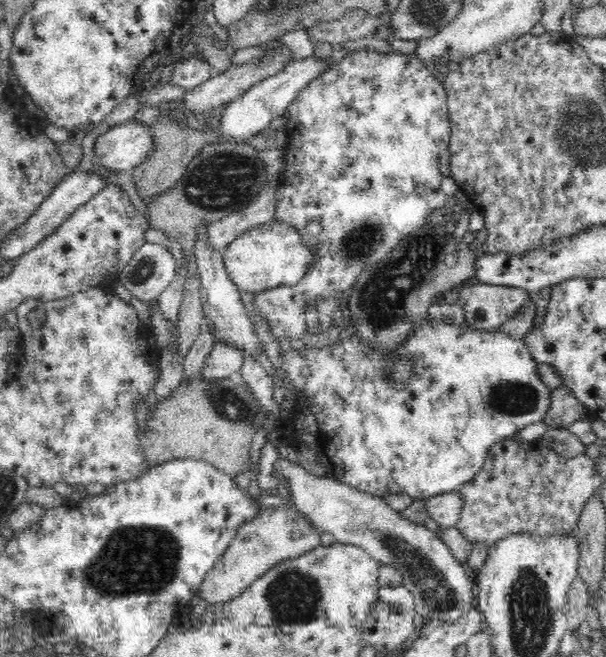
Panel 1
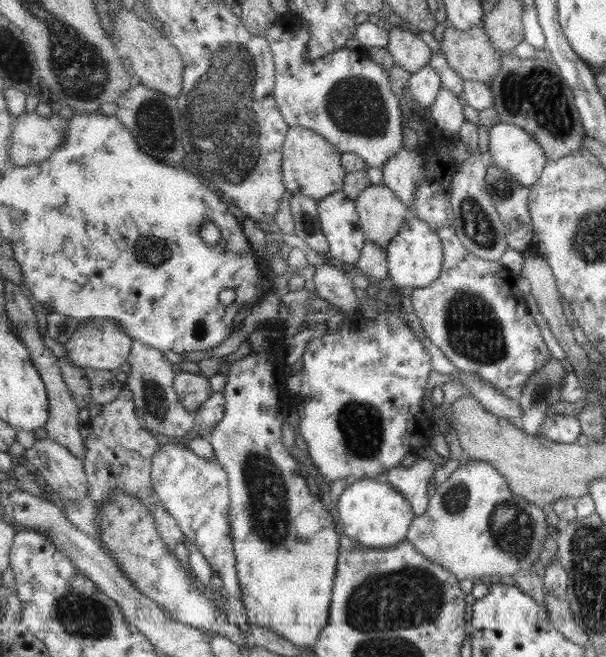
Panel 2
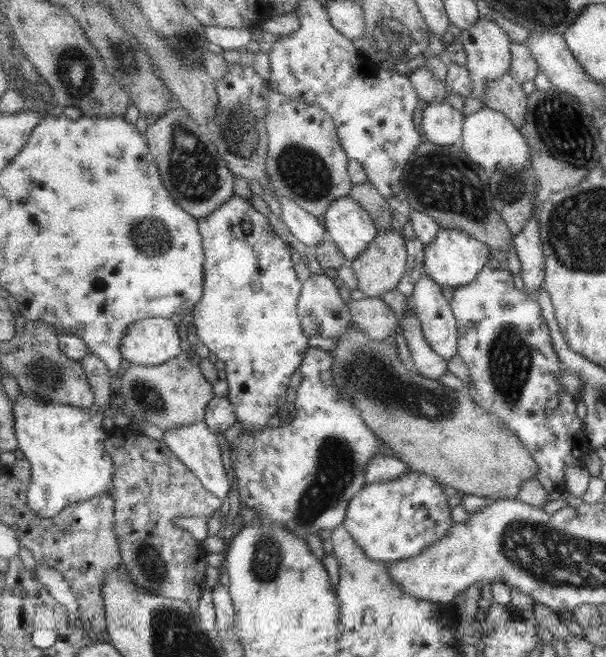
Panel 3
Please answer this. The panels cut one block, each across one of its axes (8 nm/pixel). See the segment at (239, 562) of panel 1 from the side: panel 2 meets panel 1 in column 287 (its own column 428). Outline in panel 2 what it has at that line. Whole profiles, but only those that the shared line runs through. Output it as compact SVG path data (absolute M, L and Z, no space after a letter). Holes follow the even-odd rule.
M470 460L458 466L455 472L453 472L445 482L441 483L436 491L432 491L429 509L422 515L415 517L413 524L411 524L407 542L419 550L421 554L426 555L428 559L446 567L446 569L455 574L459 580L467 580L468 578L473 581L475 578L481 576L495 576L496 574L499 577L514 577L519 570L533 571L535 562L537 562L537 558L539 558L539 552L541 552L541 548L543 548L543 540L545 540L547 534L549 534L549 524L547 524L545 514L541 512L541 509L537 510L534 503L528 502L525 498L514 494L514 492L510 490L509 482L507 482L493 466L490 466L490 463Z

